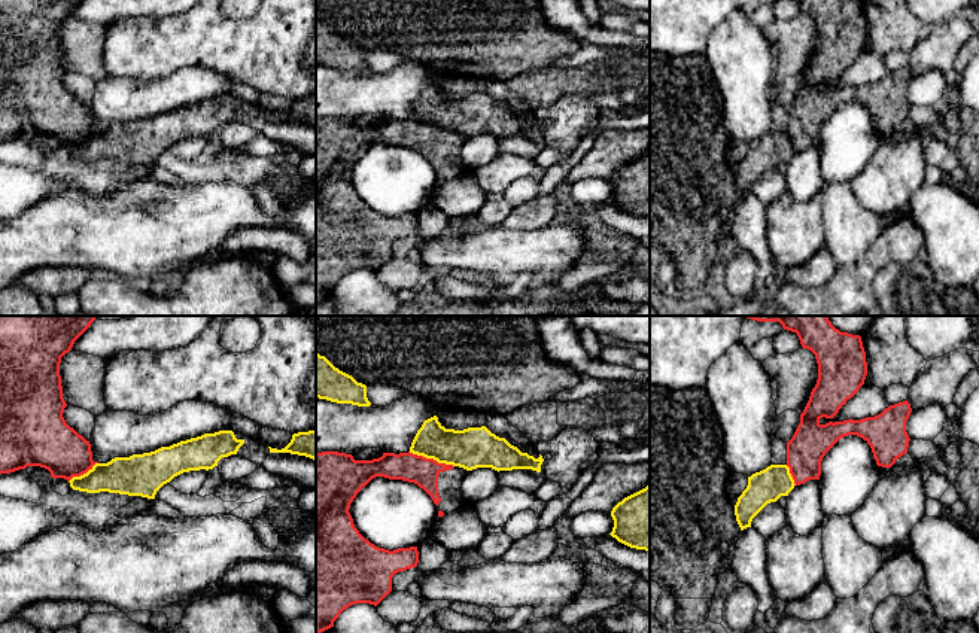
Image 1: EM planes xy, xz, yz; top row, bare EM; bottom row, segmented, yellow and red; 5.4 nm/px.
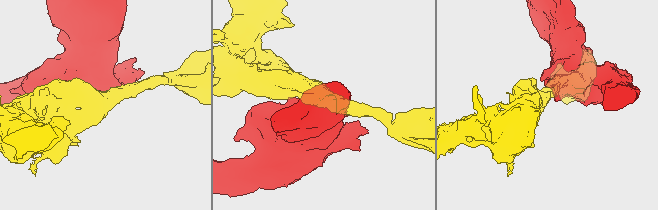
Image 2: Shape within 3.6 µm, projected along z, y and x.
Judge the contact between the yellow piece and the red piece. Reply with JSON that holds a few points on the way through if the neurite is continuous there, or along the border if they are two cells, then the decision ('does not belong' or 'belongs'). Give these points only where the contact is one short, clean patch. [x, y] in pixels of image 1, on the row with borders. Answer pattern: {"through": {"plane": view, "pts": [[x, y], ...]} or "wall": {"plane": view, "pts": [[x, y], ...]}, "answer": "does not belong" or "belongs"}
{"wall": {"plane": "xz", "pts": [[409, 452], [453, 466]]}, "answer": "does not belong"}

